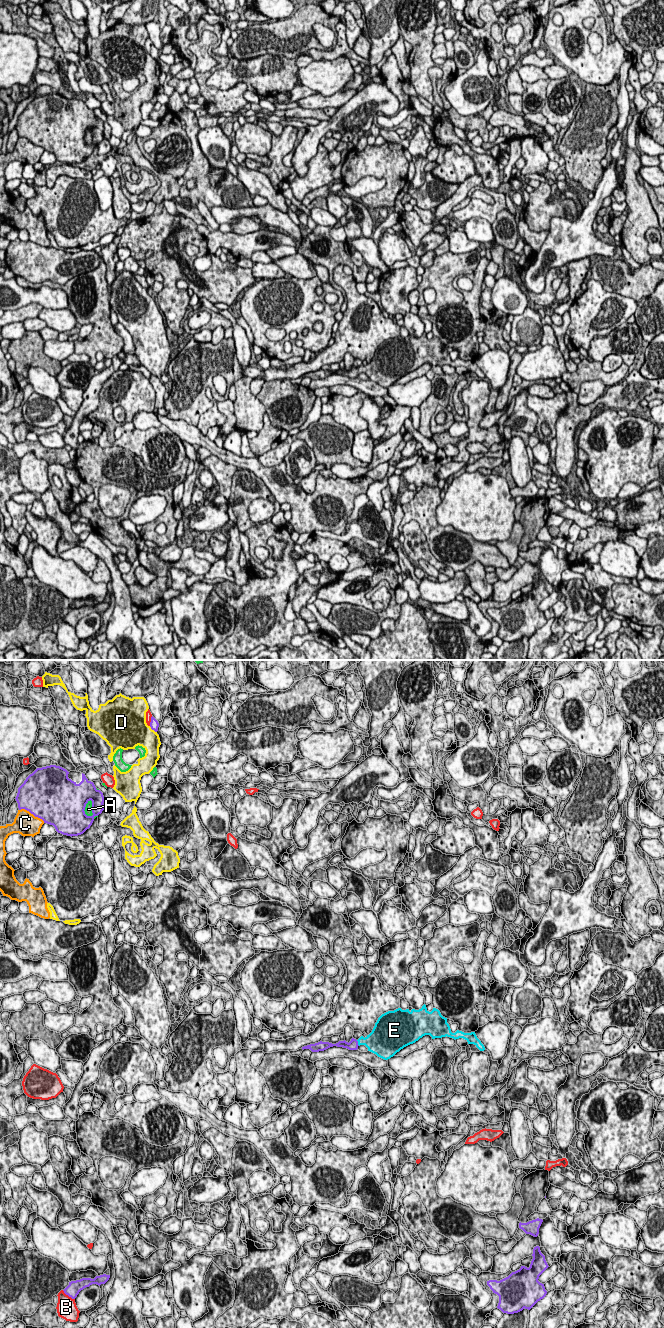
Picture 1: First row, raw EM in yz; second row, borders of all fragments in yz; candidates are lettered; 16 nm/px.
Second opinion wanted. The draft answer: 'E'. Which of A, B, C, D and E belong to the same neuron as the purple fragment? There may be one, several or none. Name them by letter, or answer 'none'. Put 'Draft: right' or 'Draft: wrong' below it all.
E
Draft: right

